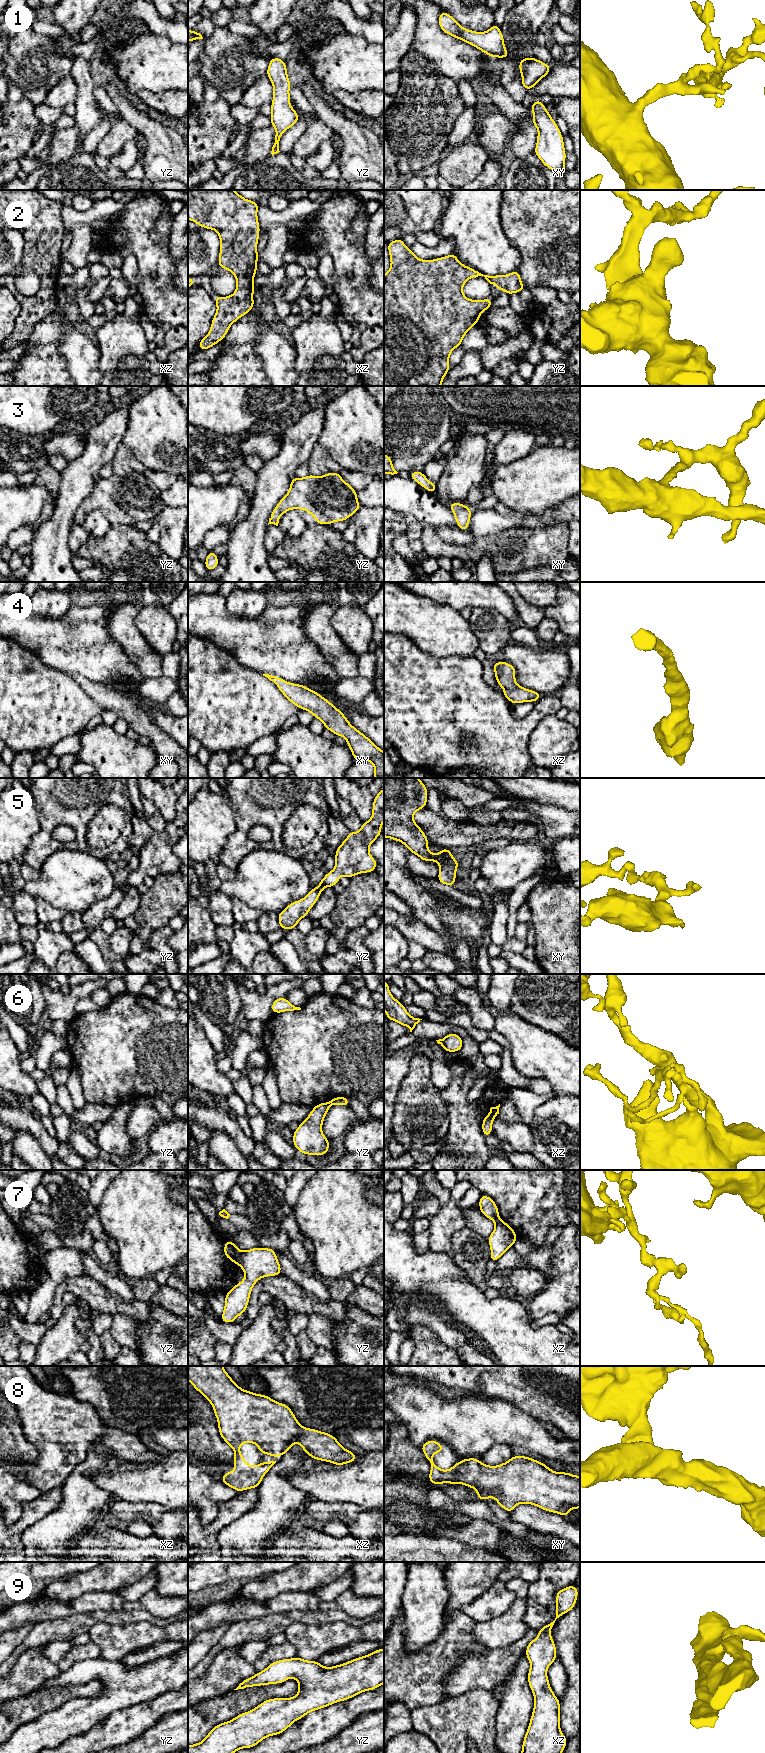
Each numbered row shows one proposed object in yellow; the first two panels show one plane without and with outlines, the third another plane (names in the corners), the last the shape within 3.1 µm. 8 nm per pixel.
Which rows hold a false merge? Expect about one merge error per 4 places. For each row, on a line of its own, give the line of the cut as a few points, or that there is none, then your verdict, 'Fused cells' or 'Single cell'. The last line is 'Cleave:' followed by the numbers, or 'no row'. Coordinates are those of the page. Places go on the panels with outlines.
1: No split. Single cell
2: No split. Single cell
3: No split. Single cell
4: No split. Single cell
5: No split. Single cell
6: Split along xz (488, 1114), (493, 1118). Fused cells
7: Split along yz (241, 1251), (236, 1263). Fused cells
8: No split. Single cell
9: No split. Single cell
Cleave: 6, 7

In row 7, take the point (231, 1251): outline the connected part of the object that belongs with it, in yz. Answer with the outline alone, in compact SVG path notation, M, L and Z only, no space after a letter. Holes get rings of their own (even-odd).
M225 1240L224 1242L224 1256L230 1259L234 1264L237 1264L237 1259L240 1256L240 1250L237 1247L237 1244Z

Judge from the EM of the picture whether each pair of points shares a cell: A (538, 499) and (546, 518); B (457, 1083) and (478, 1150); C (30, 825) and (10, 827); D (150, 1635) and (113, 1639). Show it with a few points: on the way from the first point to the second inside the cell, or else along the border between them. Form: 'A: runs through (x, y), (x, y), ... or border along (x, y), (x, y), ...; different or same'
A: border along (565, 501), (537, 515); different
B: runs through (457, 1100), (458, 1108), (465, 1118), (465, 1133); same
C: runs through (25, 825), (15, 825); same
D: runs through (141, 1635), (122, 1639); same

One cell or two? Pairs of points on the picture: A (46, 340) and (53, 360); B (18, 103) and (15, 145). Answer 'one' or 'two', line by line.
A: one
B: one

